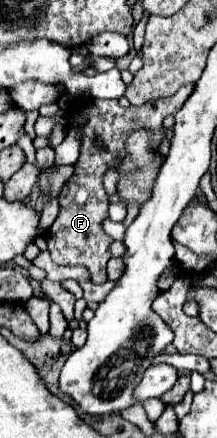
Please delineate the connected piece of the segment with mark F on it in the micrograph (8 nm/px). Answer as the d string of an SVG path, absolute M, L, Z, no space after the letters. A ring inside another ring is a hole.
M191 83L183 85L175 95L167 99L149 101L147 105L129 109L123 109L115 99L75 99L71 103L71 123L85 121L85 139L81 145L81 157L75 165L75 175L65 185L65 191L61 191L59 215L45 235L51 259L57 265L83 265L91 271L93 283L107 281L107 261L111 259L109 247L113 239L103 231L103 221L109 217L109 195L103 187L103 175L107 173L107 169L117 169L121 165L121 161L125 159L125 141L133 131L149 129L159 135L161 145L165 139L163 119L183 107L187 97L193 93L193 87L195 85Z

